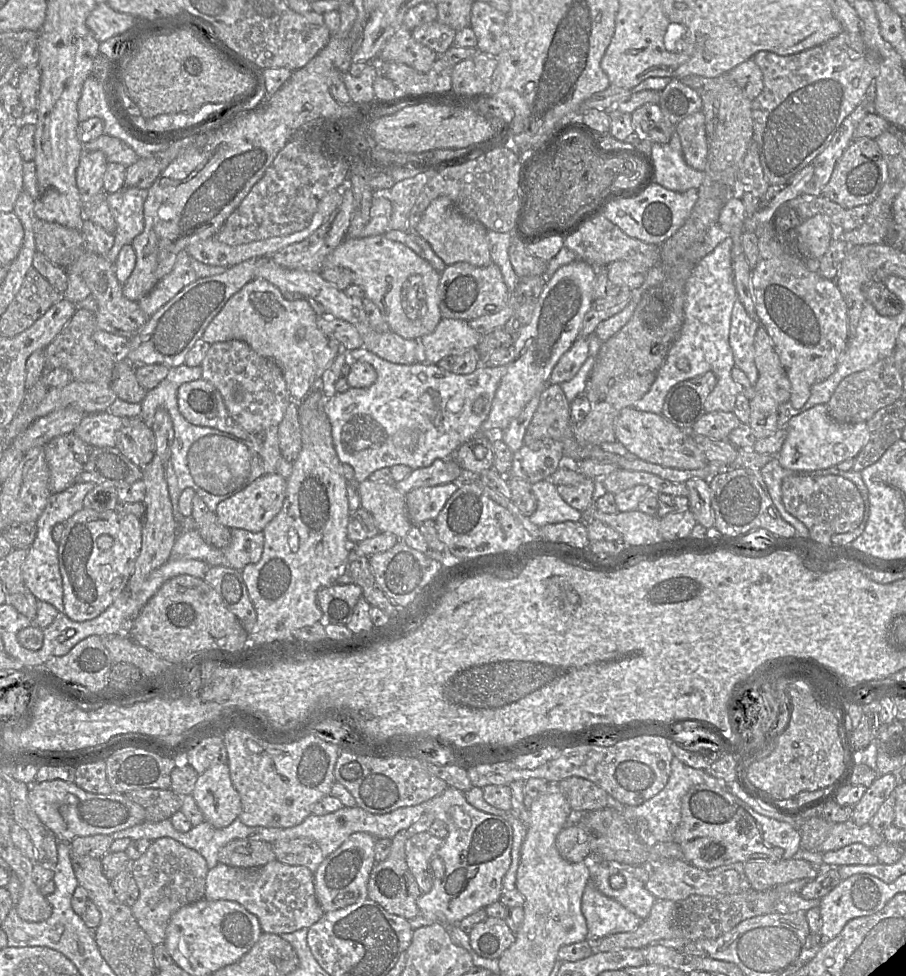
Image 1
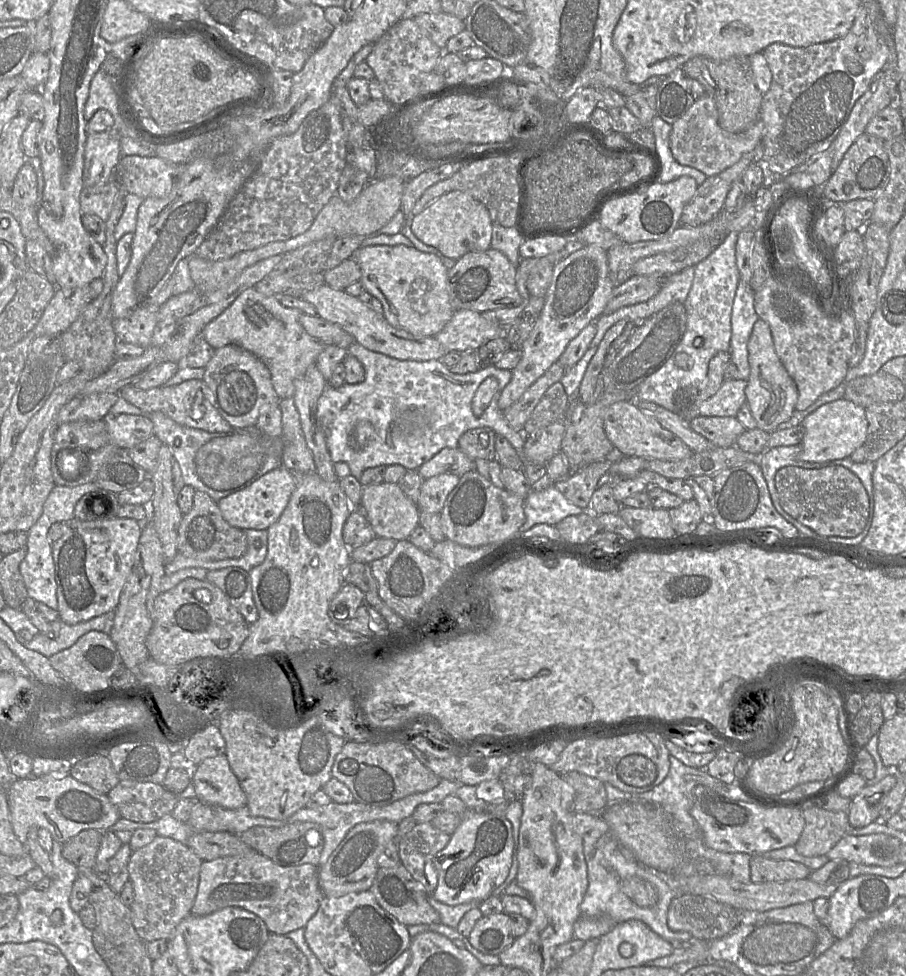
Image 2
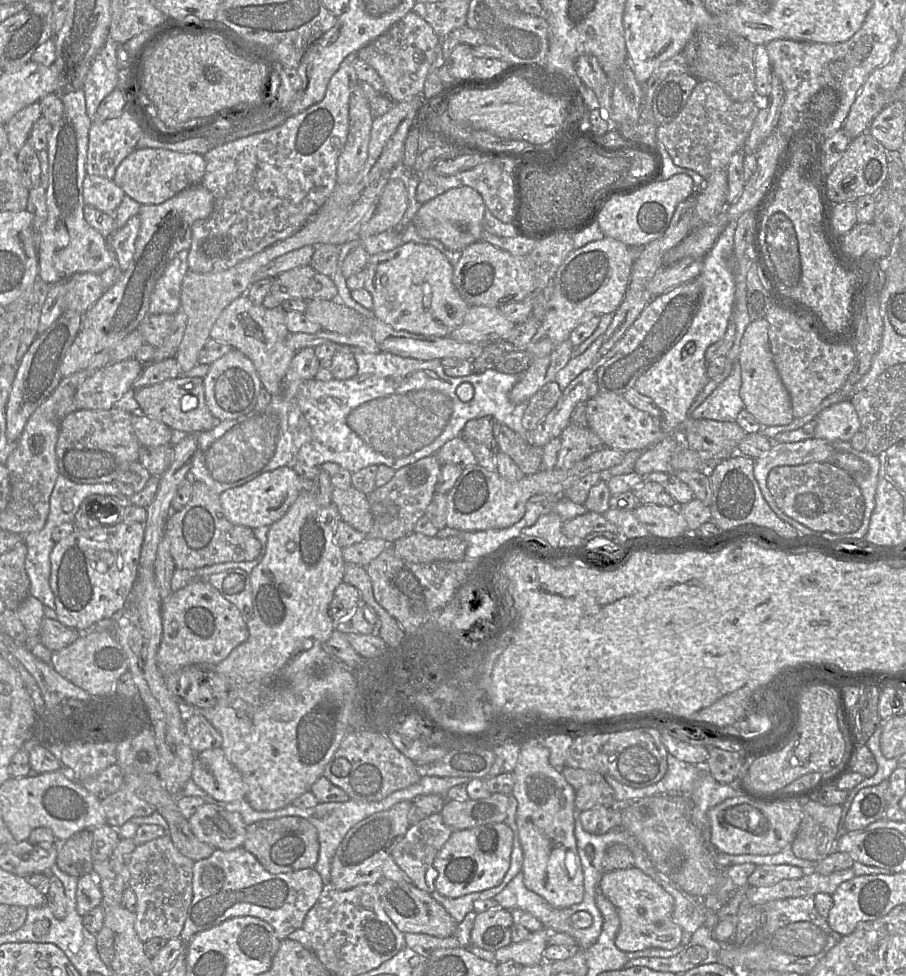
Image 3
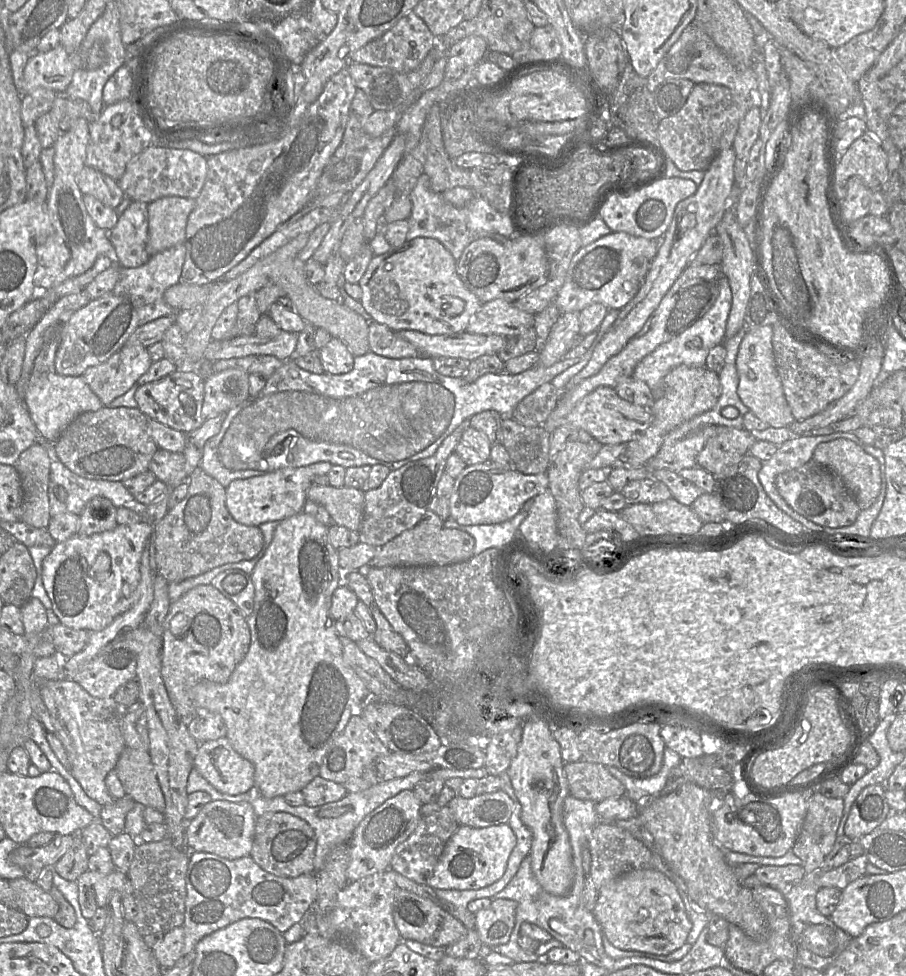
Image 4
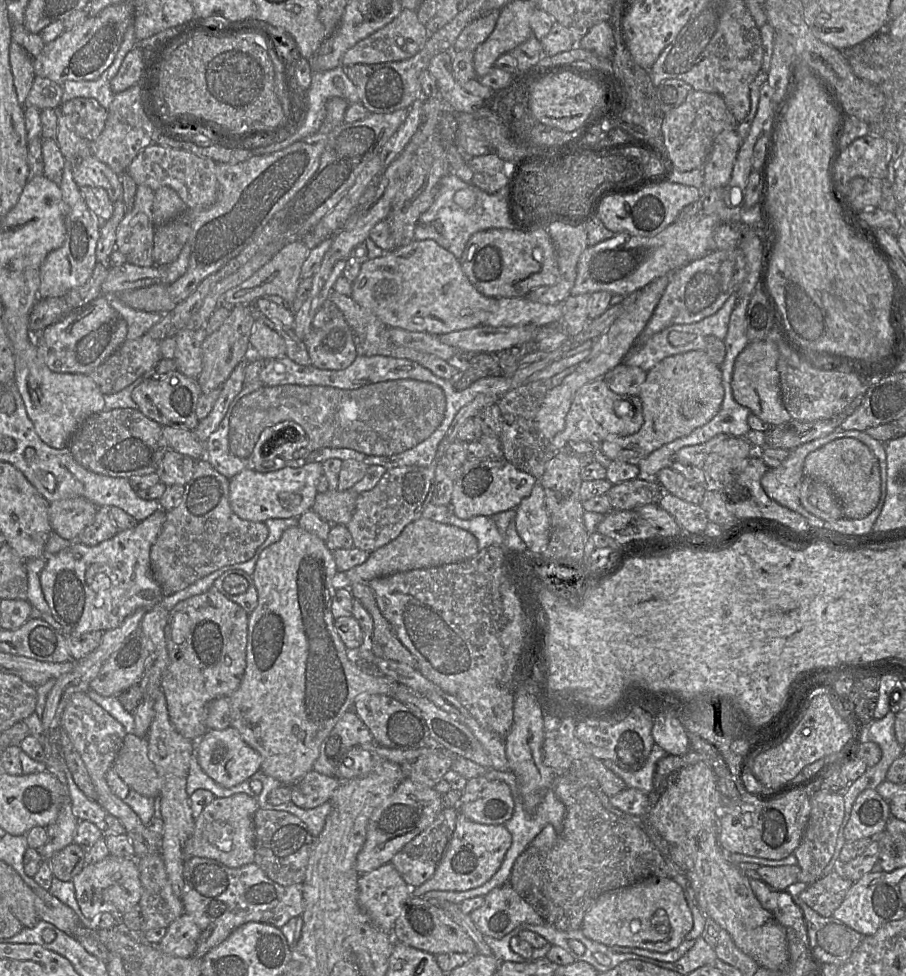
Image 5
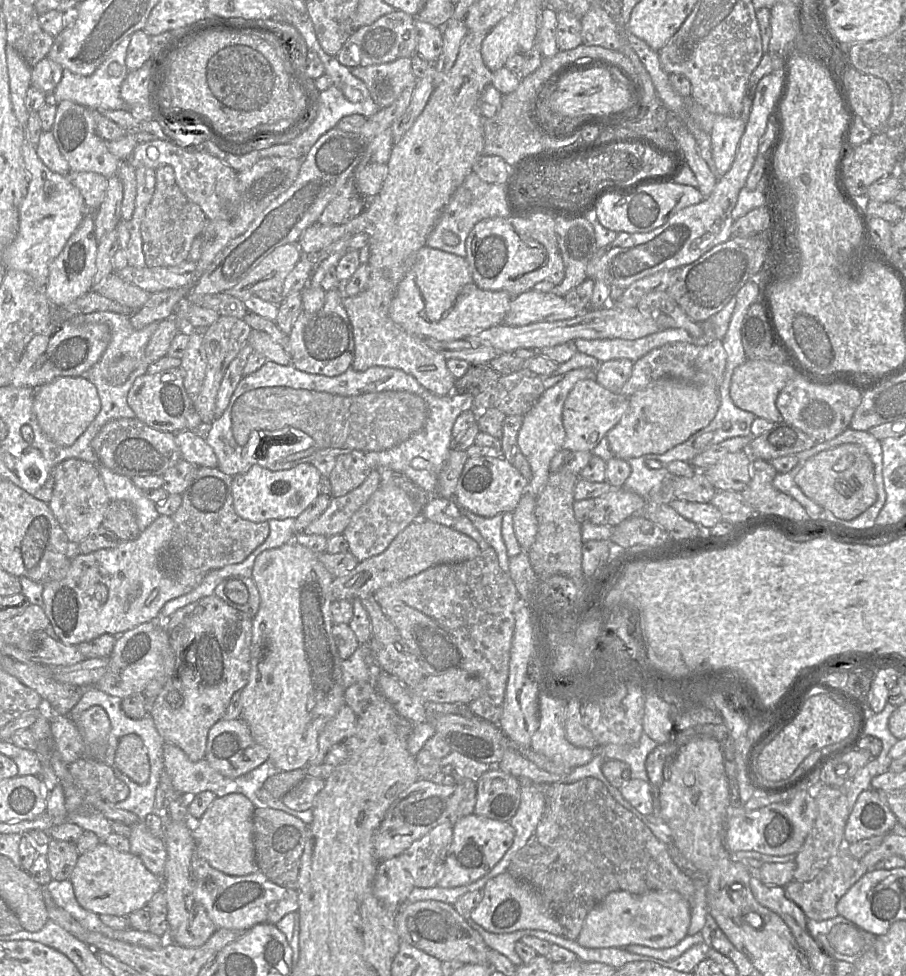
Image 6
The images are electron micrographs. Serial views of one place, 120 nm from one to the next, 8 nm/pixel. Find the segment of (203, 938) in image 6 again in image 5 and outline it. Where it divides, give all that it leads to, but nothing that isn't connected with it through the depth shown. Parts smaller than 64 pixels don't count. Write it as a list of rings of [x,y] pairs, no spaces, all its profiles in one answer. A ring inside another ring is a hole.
[[[184,912],[168,927],[163,939],[156,946],[164,953],[180,957],[192,957],[201,931],[189,914]]]

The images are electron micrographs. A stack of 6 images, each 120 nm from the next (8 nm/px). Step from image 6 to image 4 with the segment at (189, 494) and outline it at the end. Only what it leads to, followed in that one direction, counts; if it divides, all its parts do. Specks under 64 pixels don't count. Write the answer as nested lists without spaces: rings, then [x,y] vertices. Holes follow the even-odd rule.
[[[201,467],[195,468],[187,480],[185,498],[154,526],[156,574],[170,583],[203,574],[213,568],[256,557],[263,546],[258,526],[236,522],[226,507],[226,488]]]

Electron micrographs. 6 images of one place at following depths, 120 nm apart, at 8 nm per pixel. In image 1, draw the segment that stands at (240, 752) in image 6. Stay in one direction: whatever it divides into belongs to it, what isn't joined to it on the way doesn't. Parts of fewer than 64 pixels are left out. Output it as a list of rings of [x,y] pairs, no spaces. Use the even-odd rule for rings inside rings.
[[[227,763],[217,764],[200,774],[192,796],[206,822],[215,828],[229,826],[241,813],[241,798],[230,778]]]

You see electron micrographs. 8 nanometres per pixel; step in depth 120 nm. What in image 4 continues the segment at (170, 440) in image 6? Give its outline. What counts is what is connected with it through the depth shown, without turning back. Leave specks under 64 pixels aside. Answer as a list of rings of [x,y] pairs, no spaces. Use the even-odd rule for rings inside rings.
[[[103,406],[94,412],[78,415],[62,432],[55,445],[59,460],[73,473],[87,479],[120,481],[149,471],[149,464],[158,446],[148,431],[148,418],[138,408]]]

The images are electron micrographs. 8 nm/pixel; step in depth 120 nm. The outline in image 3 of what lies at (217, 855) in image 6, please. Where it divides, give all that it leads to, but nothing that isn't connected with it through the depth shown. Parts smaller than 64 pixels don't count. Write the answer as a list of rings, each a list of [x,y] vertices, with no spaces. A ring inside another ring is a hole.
[[[204,803],[189,819],[190,829],[197,839],[223,851],[242,847],[247,825],[238,812]]]

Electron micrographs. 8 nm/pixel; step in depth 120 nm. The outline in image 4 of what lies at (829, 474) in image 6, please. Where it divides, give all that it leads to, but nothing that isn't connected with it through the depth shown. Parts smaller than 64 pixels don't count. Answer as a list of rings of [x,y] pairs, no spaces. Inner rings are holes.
[[[845,438],[823,442],[816,446],[812,459],[838,475],[855,498],[860,510],[869,508],[881,489],[879,462],[859,445]]]

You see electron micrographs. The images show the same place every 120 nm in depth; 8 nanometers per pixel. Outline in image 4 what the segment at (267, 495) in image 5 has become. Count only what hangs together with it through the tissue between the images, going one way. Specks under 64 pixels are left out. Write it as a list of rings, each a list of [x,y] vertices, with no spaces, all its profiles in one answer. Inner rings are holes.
[[[317,462],[298,468],[281,468],[265,475],[232,481],[226,488],[226,507],[233,519],[243,525],[259,526],[265,522],[282,521],[302,512],[307,500],[307,491],[314,477],[327,475],[332,467],[329,462]]]

